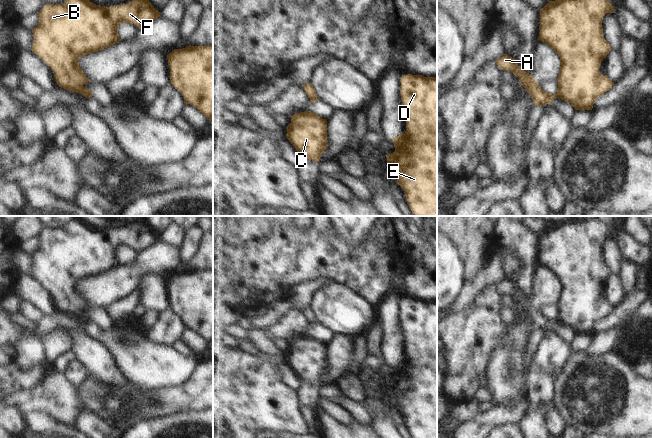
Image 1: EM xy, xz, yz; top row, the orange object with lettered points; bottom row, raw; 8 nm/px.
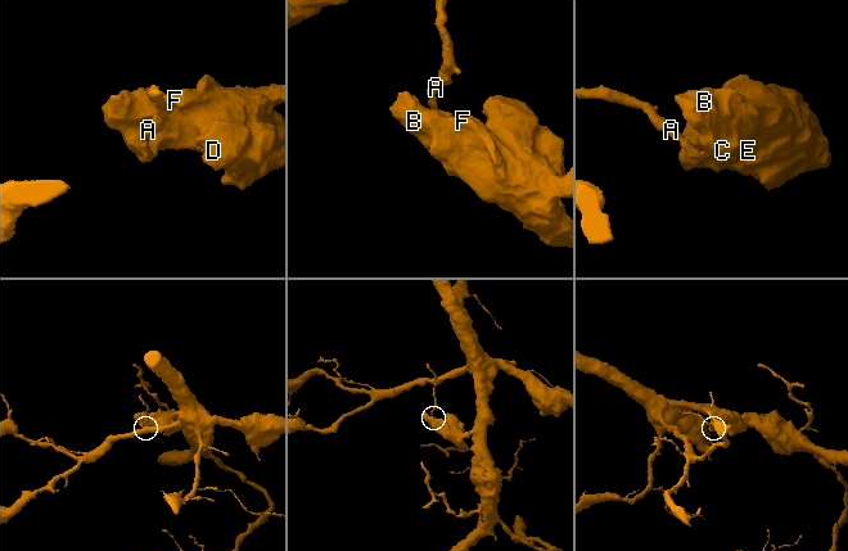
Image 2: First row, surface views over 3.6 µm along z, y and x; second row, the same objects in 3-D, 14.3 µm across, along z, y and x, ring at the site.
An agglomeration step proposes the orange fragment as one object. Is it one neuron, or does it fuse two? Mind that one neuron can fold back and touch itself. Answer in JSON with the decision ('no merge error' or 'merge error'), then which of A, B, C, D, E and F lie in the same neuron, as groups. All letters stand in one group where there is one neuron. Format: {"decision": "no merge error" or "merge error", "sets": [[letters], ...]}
{"decision": "merge error", "sets": [["A"], ["B", "C", "D", "E", "F"]]}

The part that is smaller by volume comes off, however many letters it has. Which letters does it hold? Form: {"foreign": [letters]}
{"foreign": ["A"]}

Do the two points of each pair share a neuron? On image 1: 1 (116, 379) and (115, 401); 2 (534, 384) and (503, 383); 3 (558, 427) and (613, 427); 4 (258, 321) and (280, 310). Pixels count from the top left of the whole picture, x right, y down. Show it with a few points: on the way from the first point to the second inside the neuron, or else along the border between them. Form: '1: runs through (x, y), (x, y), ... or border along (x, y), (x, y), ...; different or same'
1: runs through (116, 384), (116, 396); same
2: border along (526, 373), (527, 393); different
3: border along (553, 404), (567, 422); different
4: runs through (263, 321), (267, 320), (275, 312); same

